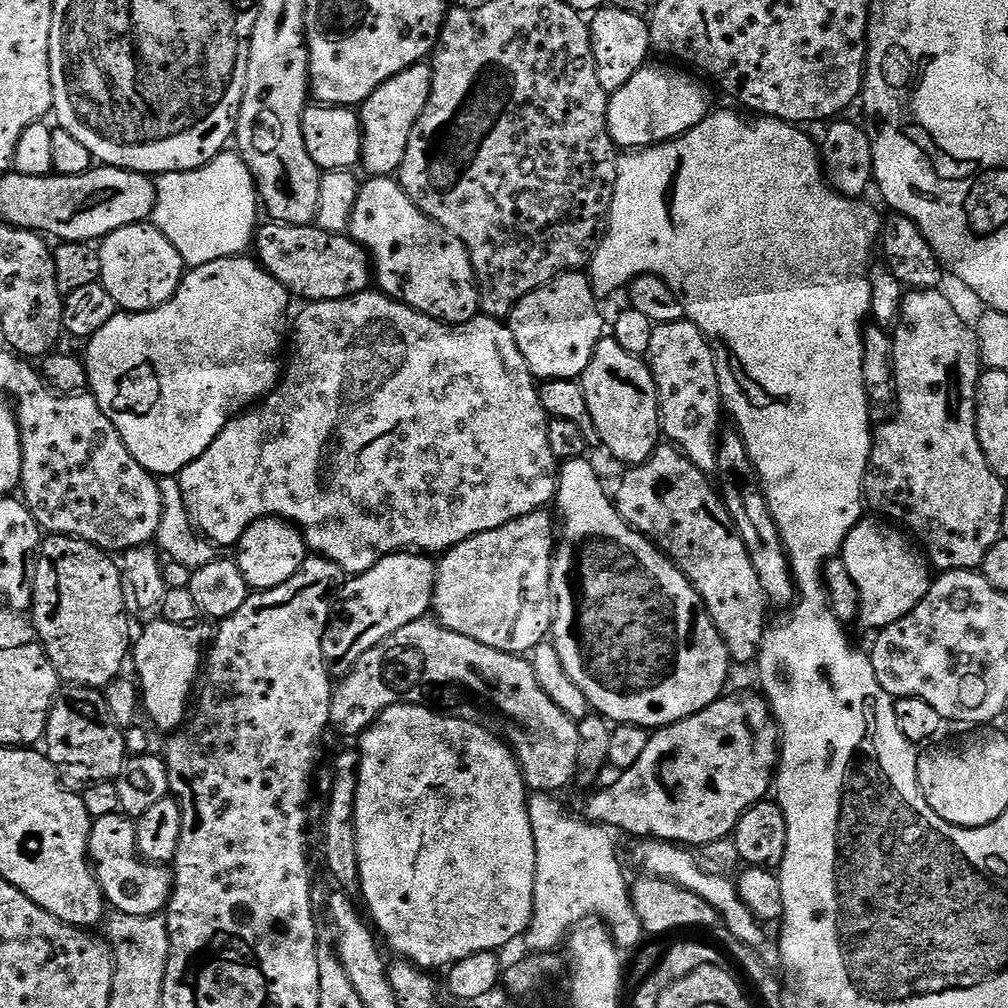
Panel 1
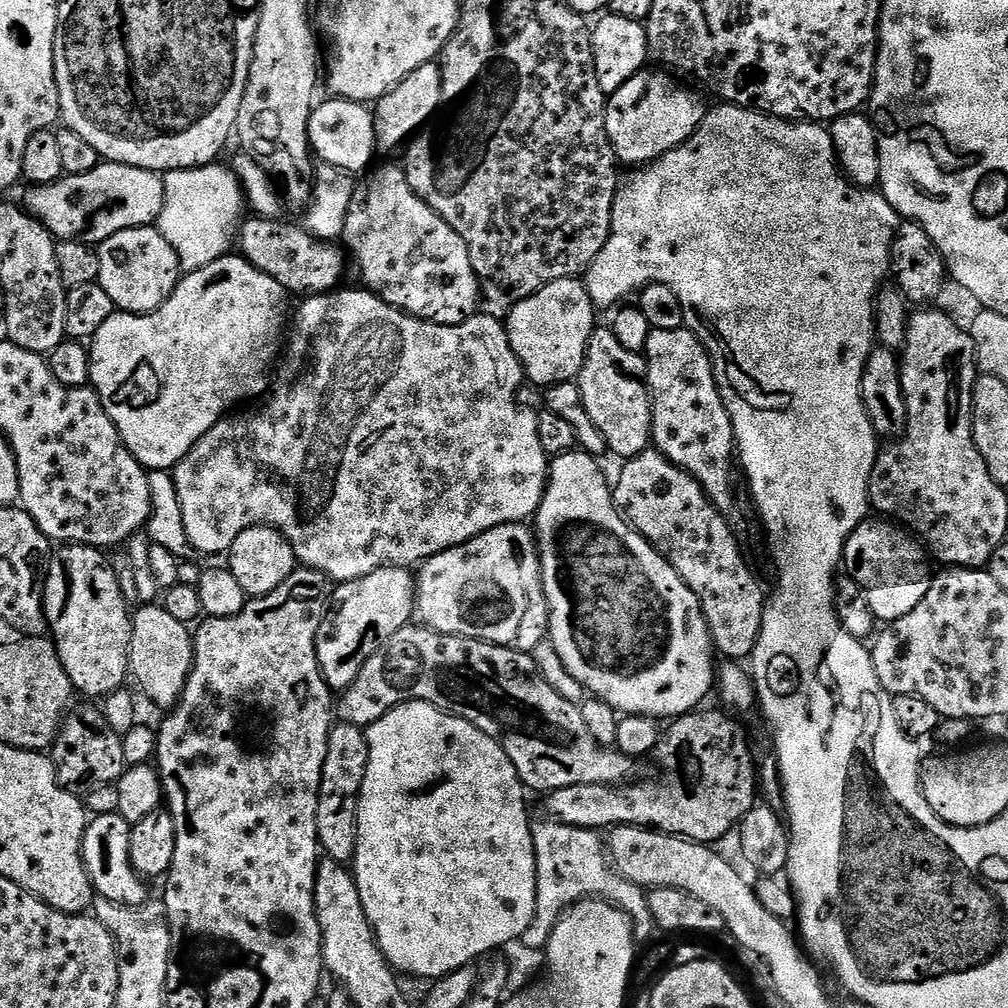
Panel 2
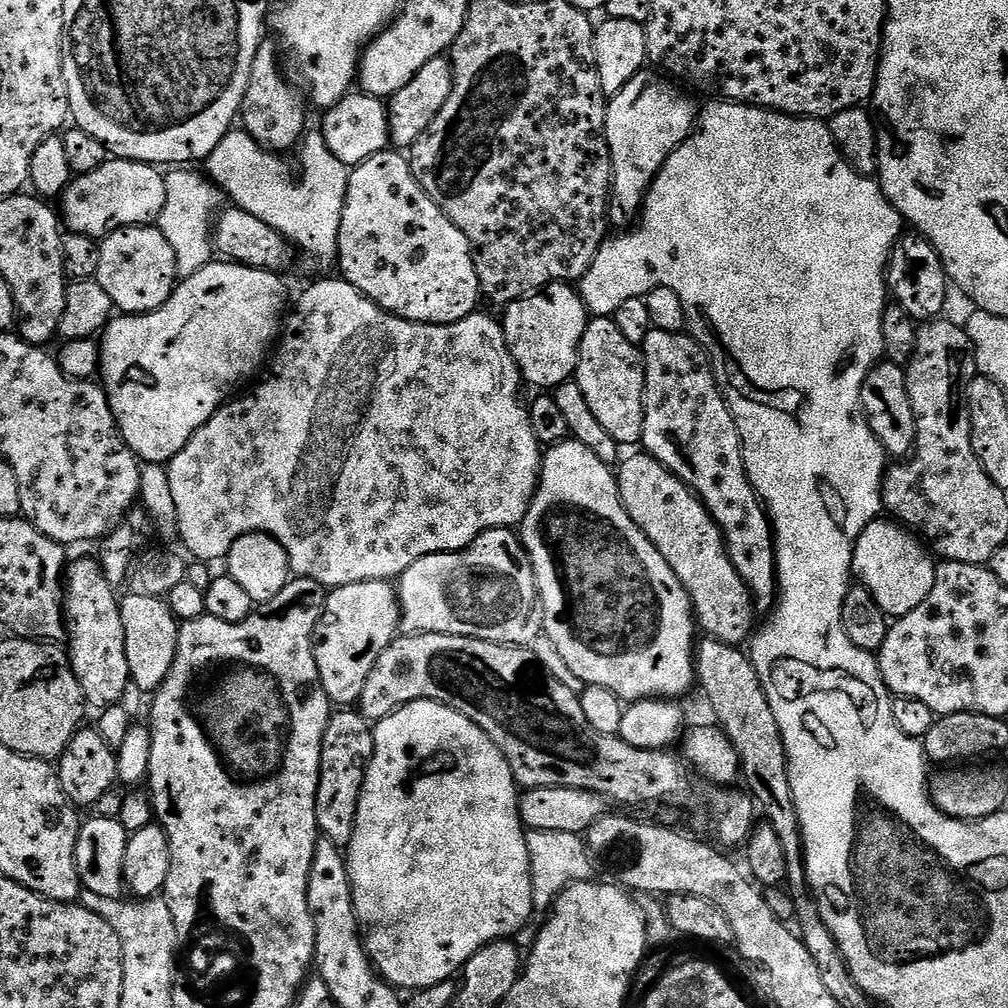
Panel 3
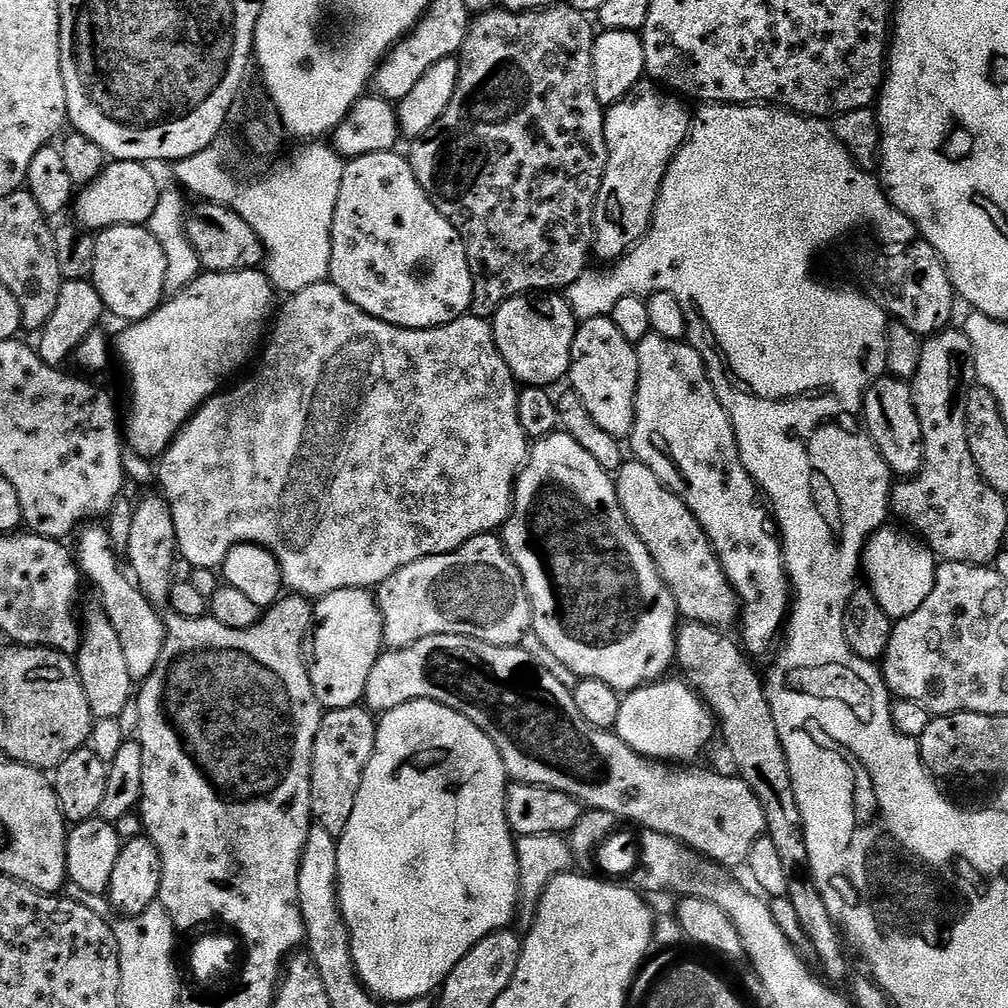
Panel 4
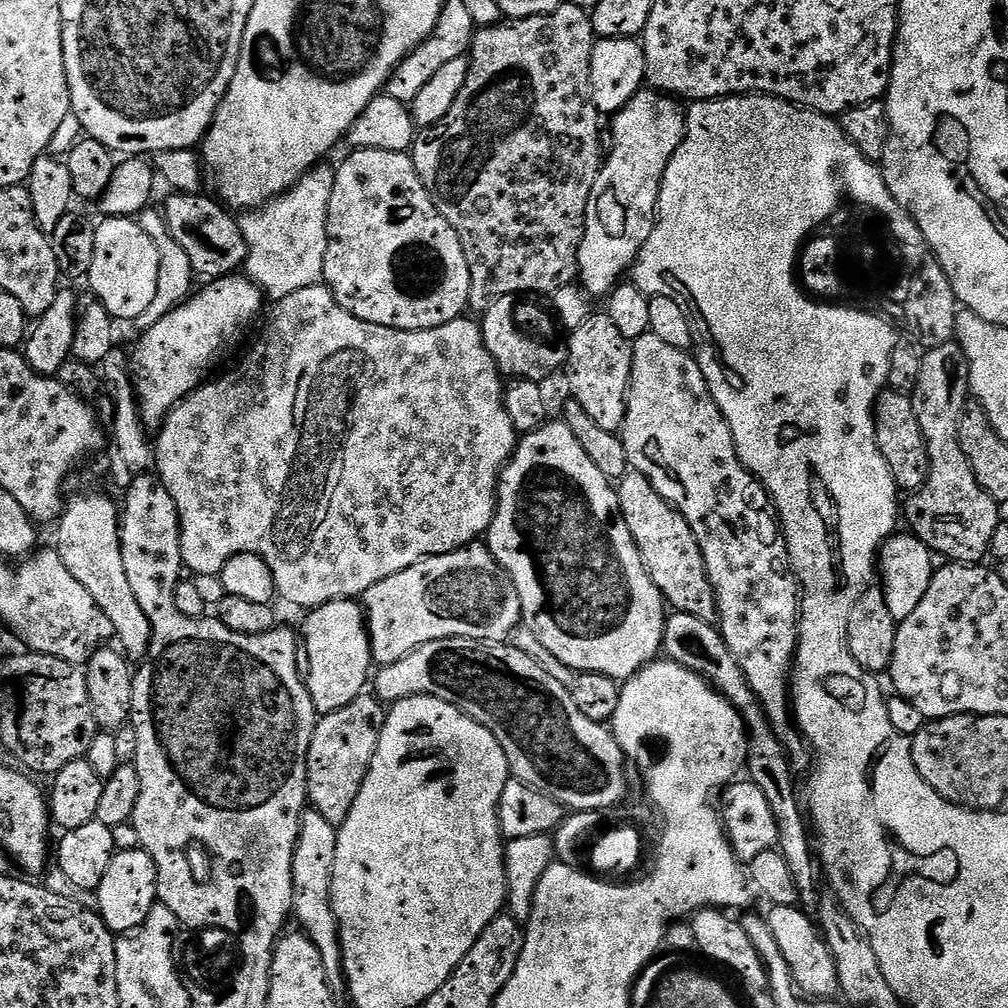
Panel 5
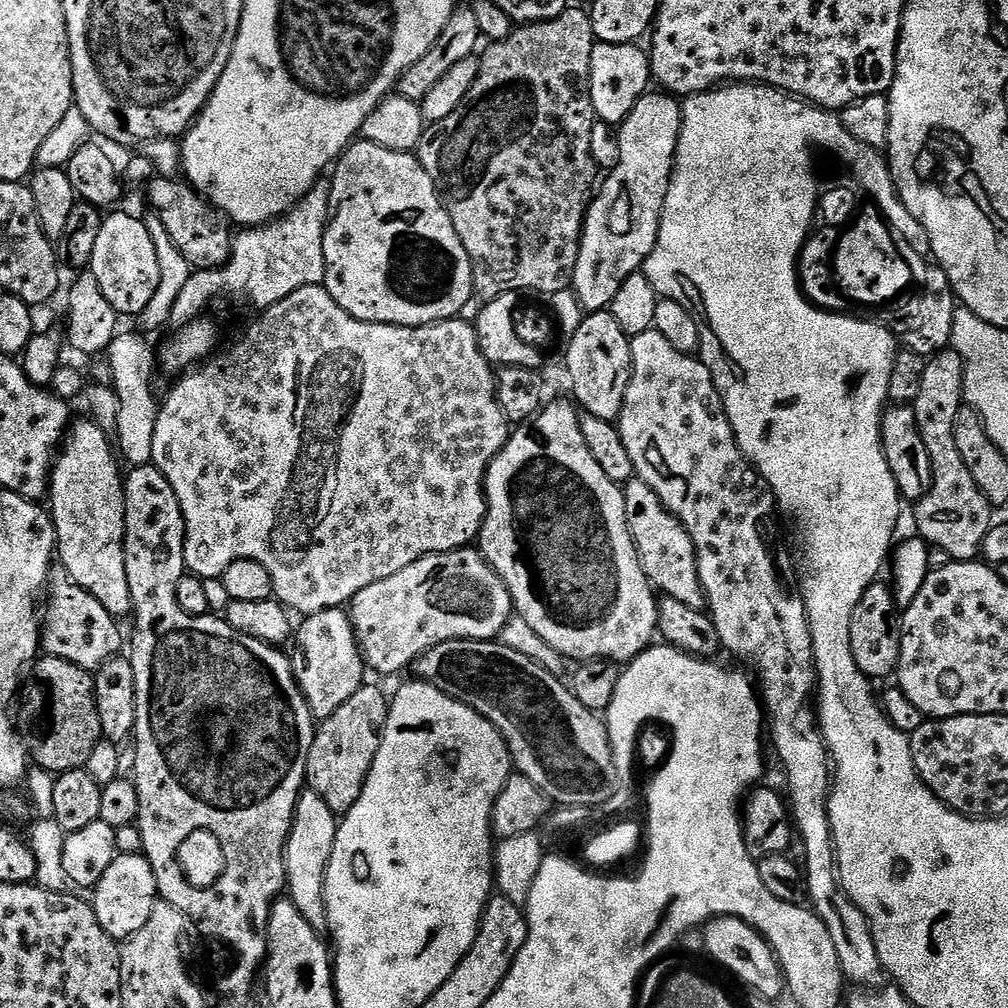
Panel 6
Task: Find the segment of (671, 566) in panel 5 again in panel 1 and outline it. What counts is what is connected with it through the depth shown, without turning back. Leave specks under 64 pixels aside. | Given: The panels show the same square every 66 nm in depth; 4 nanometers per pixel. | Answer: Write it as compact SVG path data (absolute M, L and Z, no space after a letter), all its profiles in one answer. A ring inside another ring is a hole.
M667 442L661 443L649 460L631 465L625 472L628 473L621 478L620 485L614 491L618 514L635 532L641 532L647 540L651 540L695 586L706 610L712 615L718 634L722 634L728 644L733 665L748 664L751 660L753 663L760 655L764 633L770 624L770 605L768 596L762 590L762 582L758 582L754 562L750 562L750 554L736 533L724 498L714 487L713 481L711 484L705 472L698 470L698 466L694 466L694 462L686 458L679 448Z

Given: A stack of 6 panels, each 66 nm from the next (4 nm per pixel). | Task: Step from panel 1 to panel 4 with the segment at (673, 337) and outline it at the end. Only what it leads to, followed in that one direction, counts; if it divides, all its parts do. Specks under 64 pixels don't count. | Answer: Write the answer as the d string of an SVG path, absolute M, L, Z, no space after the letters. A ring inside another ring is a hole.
M655 334L640 340L636 345L636 353L638 390L636 417L630 437L631 455L650 466L661 482L678 494L678 498L682 498L682 502L686 502L686 506L696 515L706 538L716 551L730 586L734 586L736 596L740 599L738 628L744 631L742 647L749 657L767 657L774 648L772 639L781 635L790 611L790 581L776 521L742 462L732 420L710 382L702 354L698 354L698 350L684 340L671 340Z

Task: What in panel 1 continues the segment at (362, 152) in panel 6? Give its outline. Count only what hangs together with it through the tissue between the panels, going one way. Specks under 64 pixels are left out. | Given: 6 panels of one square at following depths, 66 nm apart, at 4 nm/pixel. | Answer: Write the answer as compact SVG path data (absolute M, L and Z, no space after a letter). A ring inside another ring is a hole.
M373 176L360 185L360 199L352 214L350 235L368 251L374 261L374 280L379 291L393 300L401 300L406 306L418 310L446 324L465 324L481 315L480 286L468 248L441 224L435 224L418 206L414 206L399 179L391 176Z

